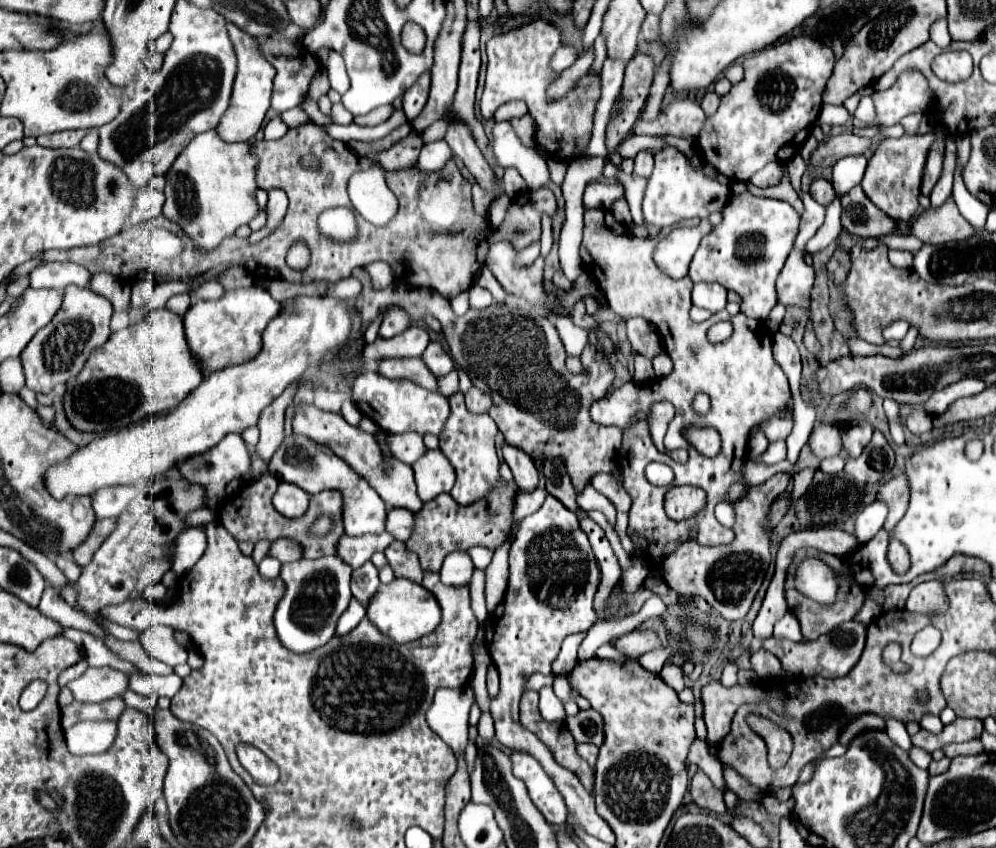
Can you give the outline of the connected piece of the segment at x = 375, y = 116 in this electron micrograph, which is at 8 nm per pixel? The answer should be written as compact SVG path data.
M392 105L380 106L372 110L370 114L366 114L366 116L358 116L358 118L354 118L354 122L360 124L360 126L376 126L376 124L384 122L384 120L392 114L393 110L394 107Z

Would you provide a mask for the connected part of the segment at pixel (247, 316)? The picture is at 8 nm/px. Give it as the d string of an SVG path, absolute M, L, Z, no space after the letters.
M262 286L230 290L218 302L200 300L184 314L184 334L194 358L200 364L202 378L228 366L252 360L262 348L262 332L272 318L280 314L280 303Z

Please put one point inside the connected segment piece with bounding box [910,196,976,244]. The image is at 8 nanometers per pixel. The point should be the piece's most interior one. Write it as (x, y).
(936, 225)

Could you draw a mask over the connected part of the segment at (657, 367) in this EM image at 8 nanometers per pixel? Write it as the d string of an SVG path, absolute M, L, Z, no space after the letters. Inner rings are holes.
M666 352L658 354L658 356L652 360L652 364L654 364L654 372L656 372L658 378L664 378L664 376L668 376L668 374L672 372L672 360L668 358Z

